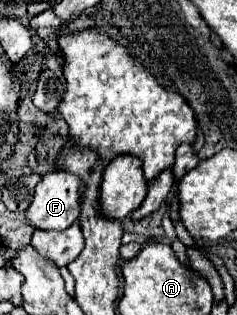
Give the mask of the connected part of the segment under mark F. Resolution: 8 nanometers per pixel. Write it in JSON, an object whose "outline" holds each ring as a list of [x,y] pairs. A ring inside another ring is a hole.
{"outline":[[[63,170],[49,172],[37,184],[25,218],[39,230],[65,230],[79,218],[81,196],[83,182],[79,176]]]}

